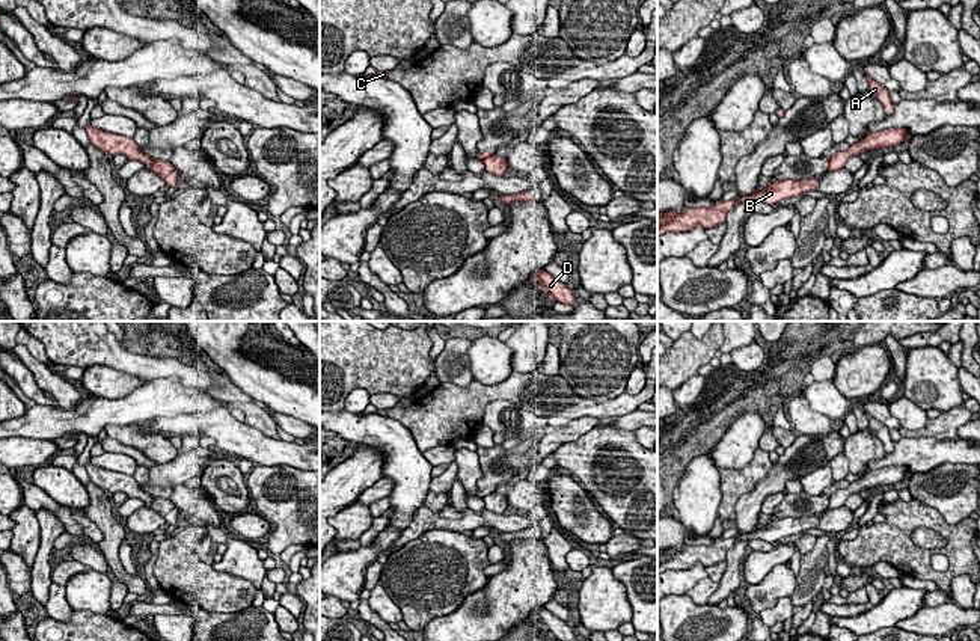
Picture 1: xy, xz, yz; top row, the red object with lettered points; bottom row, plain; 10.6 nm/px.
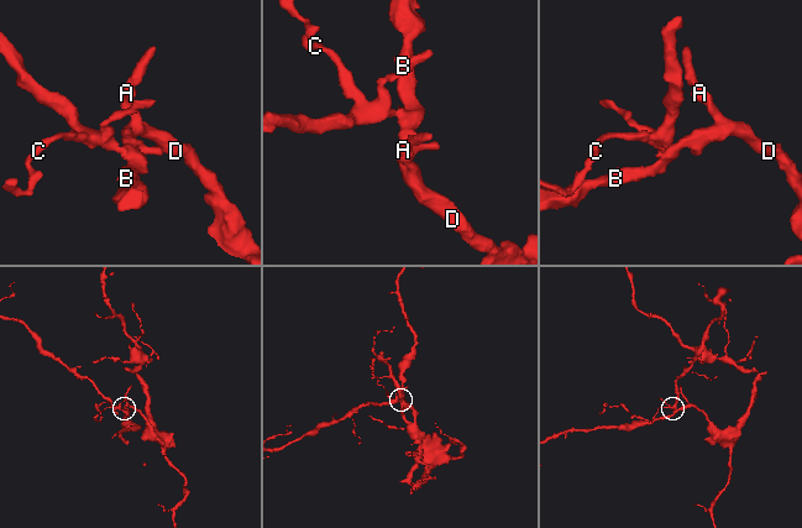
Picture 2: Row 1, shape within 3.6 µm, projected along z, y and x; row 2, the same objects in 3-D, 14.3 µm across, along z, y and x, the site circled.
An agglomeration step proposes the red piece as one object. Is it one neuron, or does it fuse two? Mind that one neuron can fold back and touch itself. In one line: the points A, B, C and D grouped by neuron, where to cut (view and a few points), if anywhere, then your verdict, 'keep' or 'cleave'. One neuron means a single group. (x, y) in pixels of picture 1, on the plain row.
A B D / C; cut in xy along (153, 496), (150, 507); cleave

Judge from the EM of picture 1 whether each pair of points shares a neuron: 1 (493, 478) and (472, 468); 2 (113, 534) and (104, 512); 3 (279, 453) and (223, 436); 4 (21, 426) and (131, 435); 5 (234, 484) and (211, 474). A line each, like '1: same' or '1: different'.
1: different
2: same
3: same
4: different
5: same

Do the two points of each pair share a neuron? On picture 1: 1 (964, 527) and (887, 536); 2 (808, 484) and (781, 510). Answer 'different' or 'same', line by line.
1: same
2: different

